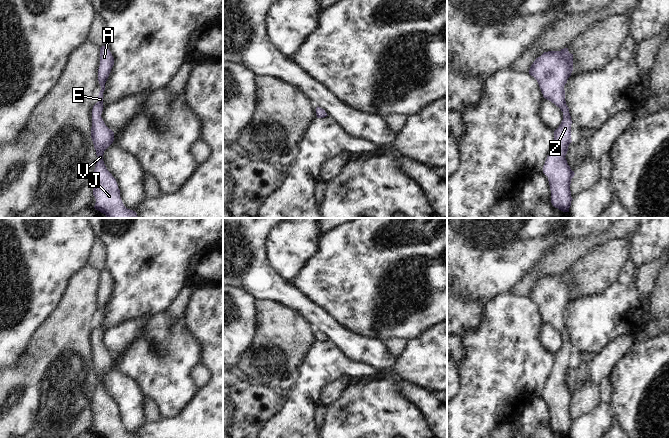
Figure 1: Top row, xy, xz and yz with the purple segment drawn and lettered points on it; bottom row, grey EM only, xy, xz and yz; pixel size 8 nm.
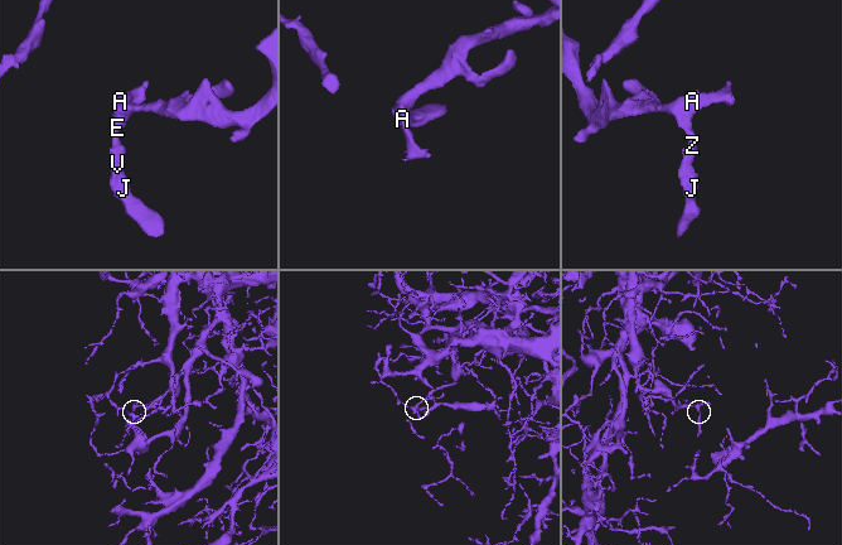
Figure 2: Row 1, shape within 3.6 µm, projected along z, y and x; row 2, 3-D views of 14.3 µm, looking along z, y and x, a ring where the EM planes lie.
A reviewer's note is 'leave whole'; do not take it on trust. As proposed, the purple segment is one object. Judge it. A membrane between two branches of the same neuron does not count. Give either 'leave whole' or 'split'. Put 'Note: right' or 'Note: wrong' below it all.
leave whole
Note: right

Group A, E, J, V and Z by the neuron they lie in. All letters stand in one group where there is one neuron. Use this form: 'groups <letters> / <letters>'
groups A E J V Z

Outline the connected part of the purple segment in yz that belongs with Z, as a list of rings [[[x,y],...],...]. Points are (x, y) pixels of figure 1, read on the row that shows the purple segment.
[[[568,48],[561,49],[560,51],[544,52],[540,57],[536,58],[529,70],[529,74],[537,80],[543,97],[554,103],[563,112],[563,120],[559,127],[554,131],[554,141],[551,146],[551,151],[543,166],[543,173],[548,177],[550,185],[551,203],[555,208],[558,208],[563,212],[569,212],[571,201],[573,200],[571,197],[570,184],[571,179],[575,175],[565,158],[568,146],[572,142],[571,124],[573,122],[571,120],[569,108],[566,105],[564,86],[567,83],[568,78],[571,76],[572,71],[573,54],[568,51]]]

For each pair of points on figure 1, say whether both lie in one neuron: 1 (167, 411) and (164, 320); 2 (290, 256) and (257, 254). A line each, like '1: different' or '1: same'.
1: same
2: different

